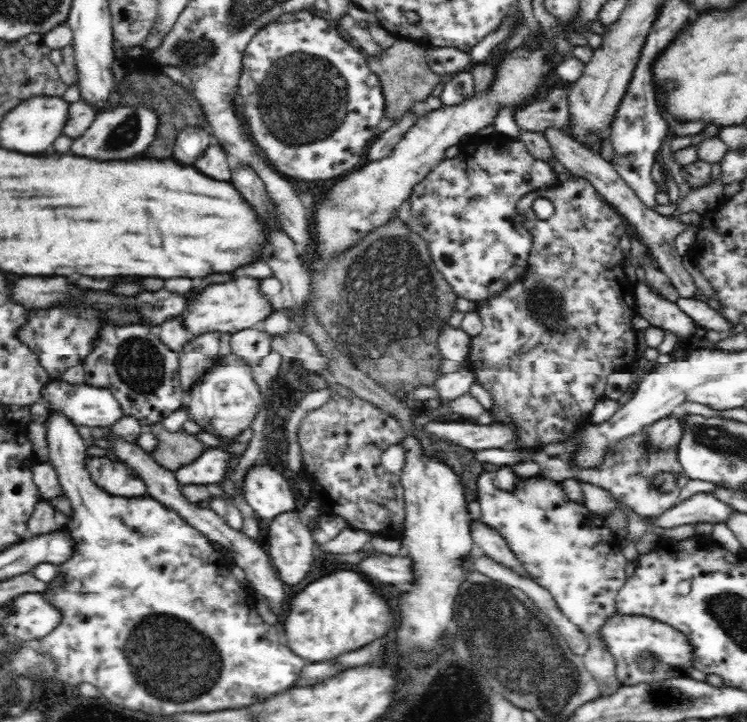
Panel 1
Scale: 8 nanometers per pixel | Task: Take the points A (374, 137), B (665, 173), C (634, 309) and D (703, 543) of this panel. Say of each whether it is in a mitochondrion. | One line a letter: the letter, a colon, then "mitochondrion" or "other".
A: other
B: other
C: other
D: other

